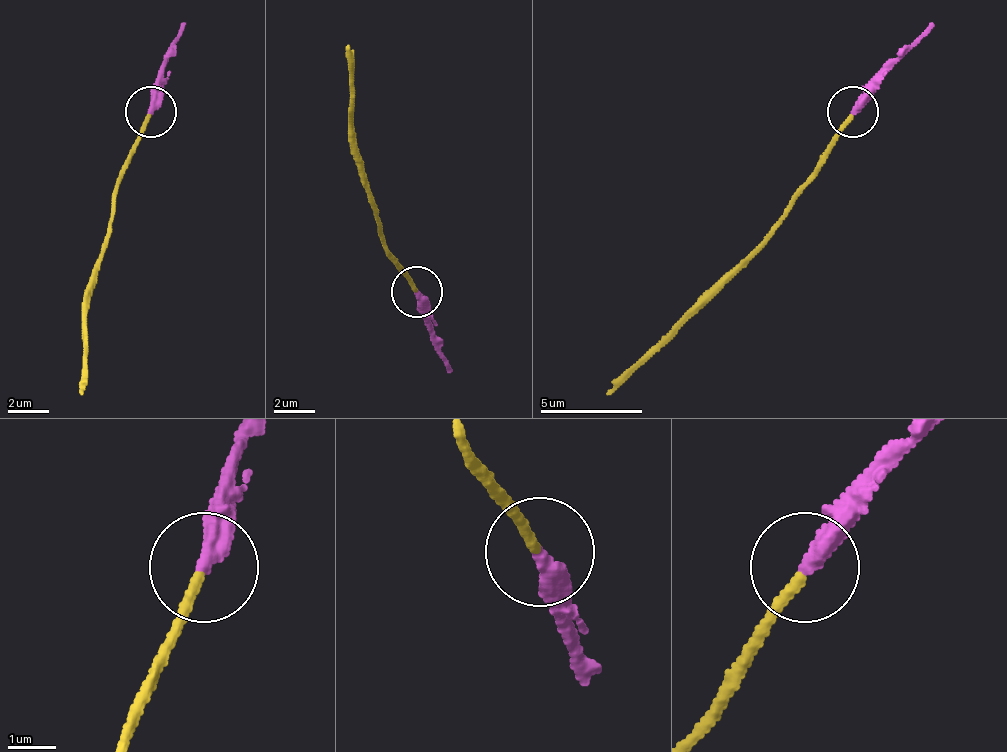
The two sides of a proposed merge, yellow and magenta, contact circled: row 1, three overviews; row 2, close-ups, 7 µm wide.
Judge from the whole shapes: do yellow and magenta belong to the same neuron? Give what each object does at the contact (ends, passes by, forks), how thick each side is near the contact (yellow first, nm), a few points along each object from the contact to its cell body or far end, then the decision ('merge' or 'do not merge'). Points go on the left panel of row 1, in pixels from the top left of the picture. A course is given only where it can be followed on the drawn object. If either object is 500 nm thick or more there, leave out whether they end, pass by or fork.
yellow ends there; magenta ends there; 200 nm thick on the yellow side, 400 nm on the other; yellow runs (149, 116), (113, 197), (113, 233), (88, 299), (83, 396); magenta runs (149, 110), (159, 65), (185, 24); merge

